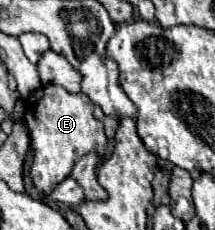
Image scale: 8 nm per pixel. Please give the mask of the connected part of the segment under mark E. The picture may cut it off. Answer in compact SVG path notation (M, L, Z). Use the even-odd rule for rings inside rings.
M58 85L40 87L26 99L24 123L30 133L30 151L32 151L30 177L36 189L50 193L60 181L64 181L70 175L72 165L90 151L104 155L108 139L104 135L102 121L94 119L92 109L94 103L84 93L72 95Z

